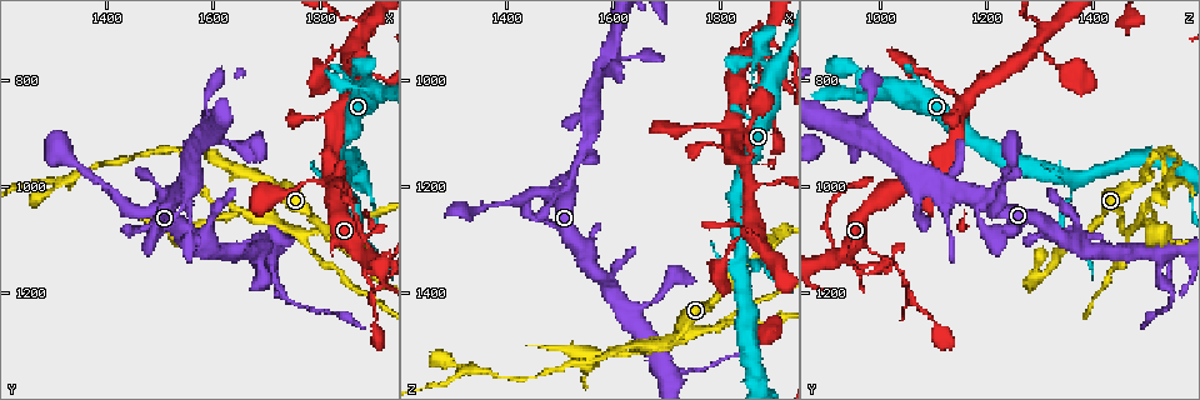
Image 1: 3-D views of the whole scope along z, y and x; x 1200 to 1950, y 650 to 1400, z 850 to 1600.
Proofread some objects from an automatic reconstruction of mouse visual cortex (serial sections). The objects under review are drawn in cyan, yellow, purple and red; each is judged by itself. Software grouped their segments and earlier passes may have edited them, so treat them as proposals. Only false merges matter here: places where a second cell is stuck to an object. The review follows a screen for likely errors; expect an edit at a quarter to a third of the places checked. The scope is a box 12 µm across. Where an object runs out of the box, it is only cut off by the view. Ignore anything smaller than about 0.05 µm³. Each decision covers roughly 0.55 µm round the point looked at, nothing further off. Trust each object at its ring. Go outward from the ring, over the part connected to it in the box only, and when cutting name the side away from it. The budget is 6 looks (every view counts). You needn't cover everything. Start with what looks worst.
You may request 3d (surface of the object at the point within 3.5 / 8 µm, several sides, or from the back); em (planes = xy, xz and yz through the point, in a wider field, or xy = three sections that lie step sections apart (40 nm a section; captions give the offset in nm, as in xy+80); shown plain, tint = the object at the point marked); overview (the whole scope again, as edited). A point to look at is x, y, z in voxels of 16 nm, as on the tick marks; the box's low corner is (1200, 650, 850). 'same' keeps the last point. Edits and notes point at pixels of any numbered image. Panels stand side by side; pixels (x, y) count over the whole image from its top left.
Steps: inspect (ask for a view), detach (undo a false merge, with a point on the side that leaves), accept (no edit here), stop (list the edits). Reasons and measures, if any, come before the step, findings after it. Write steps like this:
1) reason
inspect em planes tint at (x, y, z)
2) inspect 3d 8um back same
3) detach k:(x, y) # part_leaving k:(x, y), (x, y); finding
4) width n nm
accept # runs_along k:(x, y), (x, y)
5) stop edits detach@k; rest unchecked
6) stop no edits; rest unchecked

sharp bend
inspect 3d 3.5um at (1565, 935, 1530)

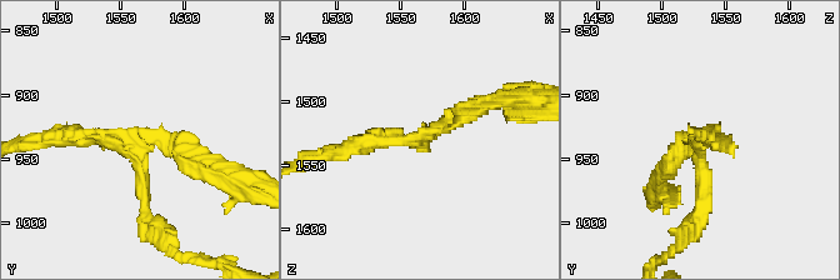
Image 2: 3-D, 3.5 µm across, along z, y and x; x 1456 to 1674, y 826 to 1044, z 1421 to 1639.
now the EM
inspect em xy step 5 plain at (1564, 938, 1532)

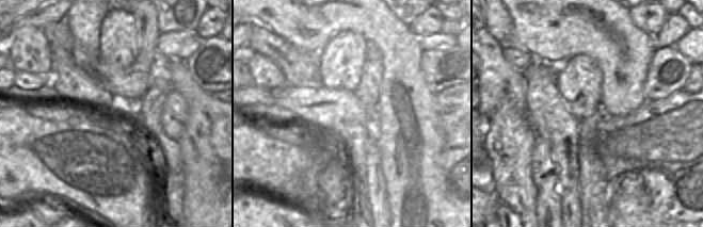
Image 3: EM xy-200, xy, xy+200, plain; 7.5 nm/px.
where the object lies
inspect em xy step 5 tint same

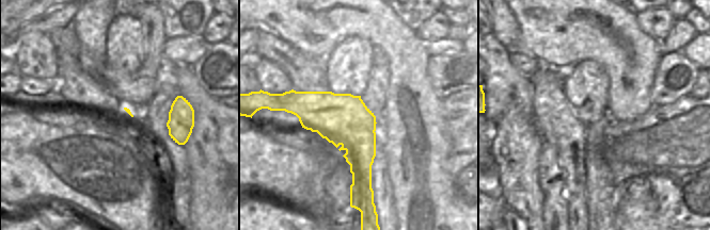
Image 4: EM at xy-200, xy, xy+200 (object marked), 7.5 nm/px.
arms 3
detach 2:(146, 196) # border 4:(374, 130), (345, 131), (330, 142); two cells meet here

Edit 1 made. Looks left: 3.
inspect overview

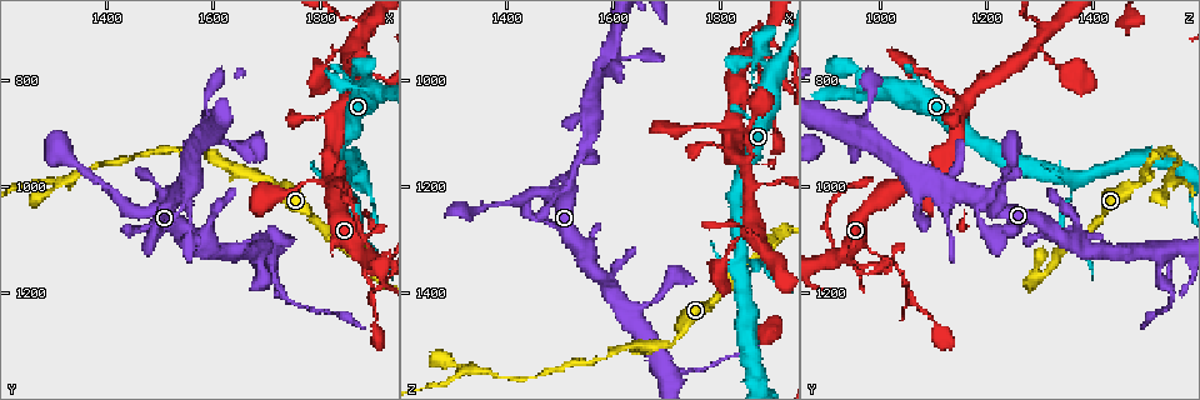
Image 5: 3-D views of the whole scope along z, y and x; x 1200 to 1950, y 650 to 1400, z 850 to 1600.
branch point
inspect 3d 3.5um back at (1325, 995, 1545)

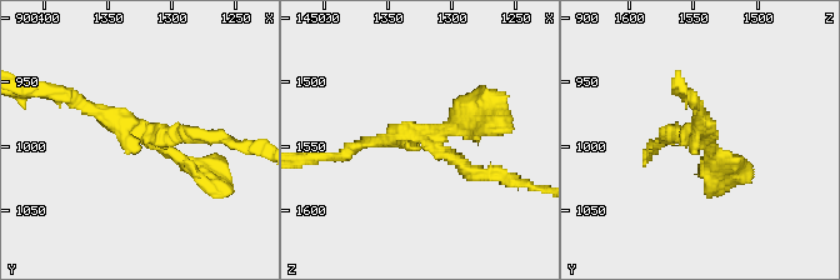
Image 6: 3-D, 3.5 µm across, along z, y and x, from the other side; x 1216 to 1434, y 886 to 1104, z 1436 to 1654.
arms 3; arm_widths 150, 200, 200 nm
inspect em xy step 5 tint at (1320, 996, 1542)

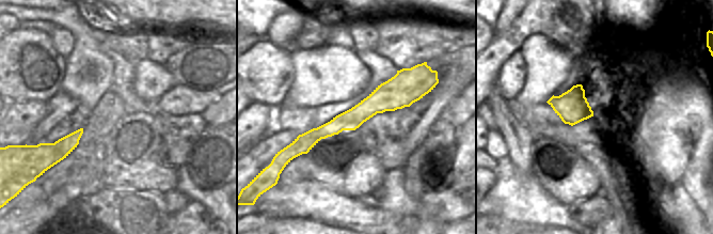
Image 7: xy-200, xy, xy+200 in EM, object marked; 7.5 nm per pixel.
accept # runs_along 7:(422, 91), (386, 96), (292, 146); continuous, no second cell

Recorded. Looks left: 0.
stop edits detach@2; rest unchecked

